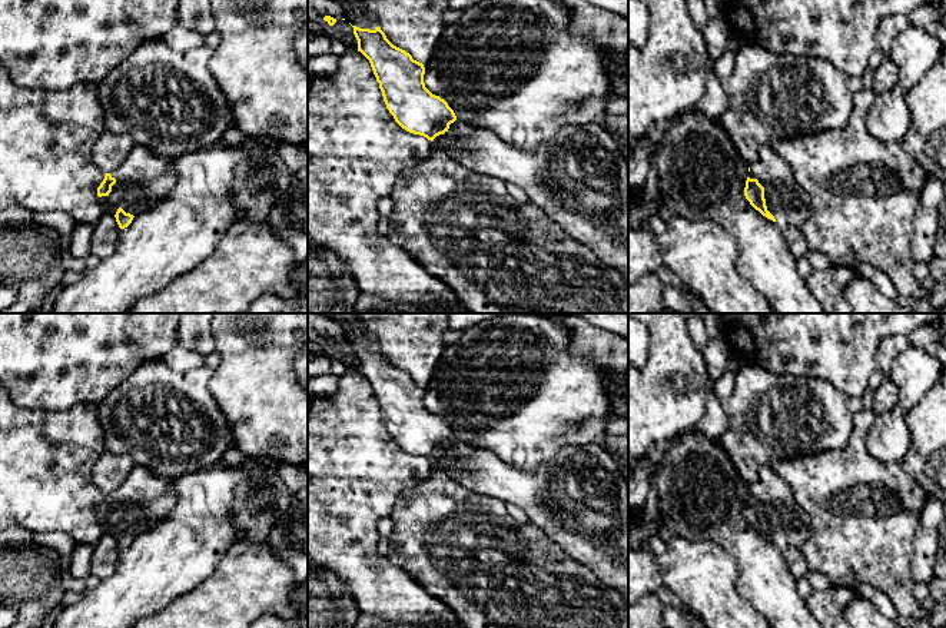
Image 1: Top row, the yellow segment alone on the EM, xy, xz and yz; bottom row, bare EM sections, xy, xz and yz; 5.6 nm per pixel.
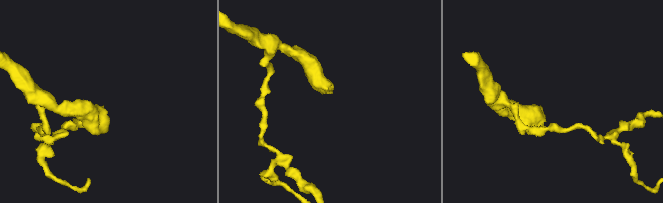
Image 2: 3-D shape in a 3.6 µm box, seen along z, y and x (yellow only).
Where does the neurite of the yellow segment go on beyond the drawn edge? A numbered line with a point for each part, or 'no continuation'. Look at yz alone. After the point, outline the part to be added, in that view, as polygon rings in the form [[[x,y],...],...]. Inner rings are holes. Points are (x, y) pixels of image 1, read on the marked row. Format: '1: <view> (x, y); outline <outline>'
1: yz (790, 206); outline [[[770,146],[759,150],[759,159],[748,165],[750,179],[764,187],[767,210],[781,227],[799,227],[811,213],[809,196],[799,187],[789,165]]]

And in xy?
1: xy (142, 179); outline [[[135,144],[110,175],[116,183],[107,196],[99,197],[99,202],[103,210],[113,216],[119,207],[135,216],[165,199],[177,182],[172,159],[162,159],[140,144]]]

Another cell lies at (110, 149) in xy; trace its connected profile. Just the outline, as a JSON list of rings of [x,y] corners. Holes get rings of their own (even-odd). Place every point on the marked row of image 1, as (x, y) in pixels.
[[[103,132],[96,140],[92,157],[106,175],[114,172],[136,143],[126,134]]]

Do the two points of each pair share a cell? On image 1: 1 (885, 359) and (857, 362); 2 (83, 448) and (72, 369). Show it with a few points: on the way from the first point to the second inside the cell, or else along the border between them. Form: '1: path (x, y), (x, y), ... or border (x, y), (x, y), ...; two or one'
1: border (896, 335), (885, 338), (878, 346), (875, 368); two
2: border (95, 404), (75, 404), (65, 409), (45, 411); two

